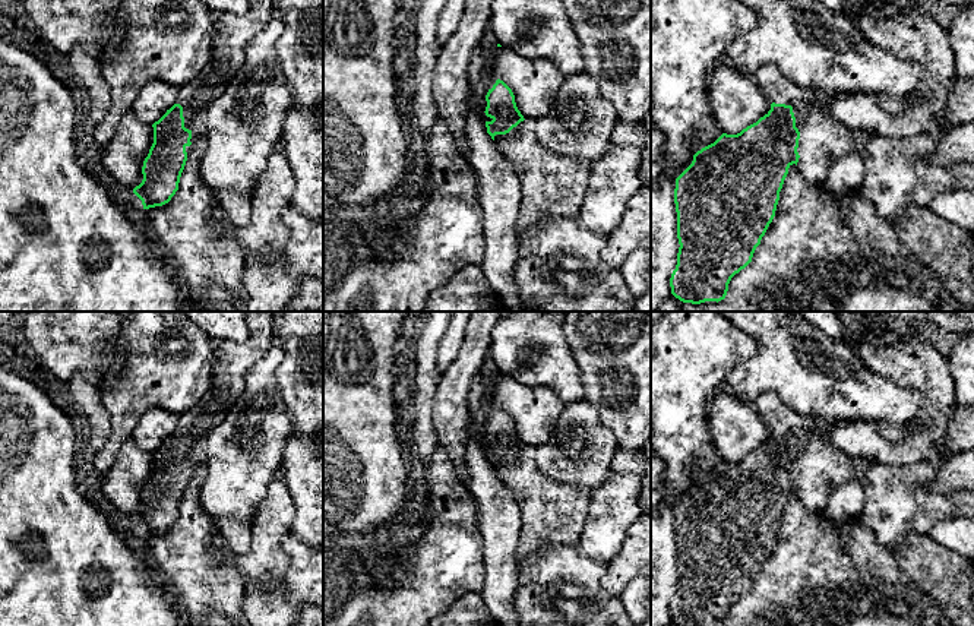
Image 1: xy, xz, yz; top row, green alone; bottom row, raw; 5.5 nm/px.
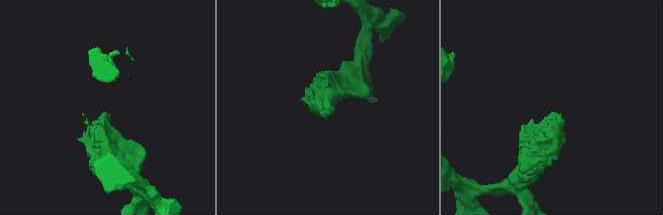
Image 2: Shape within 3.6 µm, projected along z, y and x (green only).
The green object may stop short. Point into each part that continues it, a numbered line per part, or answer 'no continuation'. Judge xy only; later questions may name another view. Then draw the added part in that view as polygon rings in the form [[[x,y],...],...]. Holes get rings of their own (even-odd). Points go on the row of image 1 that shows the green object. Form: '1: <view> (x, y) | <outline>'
1: xy (231, 32) | [[[250,0],[250,9],[243,15],[212,13],[212,57],[193,80],[178,88],[175,101],[183,107],[184,127],[192,132],[192,145],[186,146],[187,158],[196,140],[206,135],[209,105],[224,92],[243,66],[249,41],[268,23],[272,10],[273,0]]]

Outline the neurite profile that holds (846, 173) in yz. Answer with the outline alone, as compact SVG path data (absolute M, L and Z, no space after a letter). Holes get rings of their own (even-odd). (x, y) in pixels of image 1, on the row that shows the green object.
M851 149L842 156L834 158L828 168L828 174L822 181L823 187L831 193L842 197L858 190L864 178L863 154Z

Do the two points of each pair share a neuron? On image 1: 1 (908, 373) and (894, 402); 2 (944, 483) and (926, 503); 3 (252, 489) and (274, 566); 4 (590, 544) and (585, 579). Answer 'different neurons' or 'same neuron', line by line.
1: different neurons
2: different neurons
3: different neurons
4: different neurons

